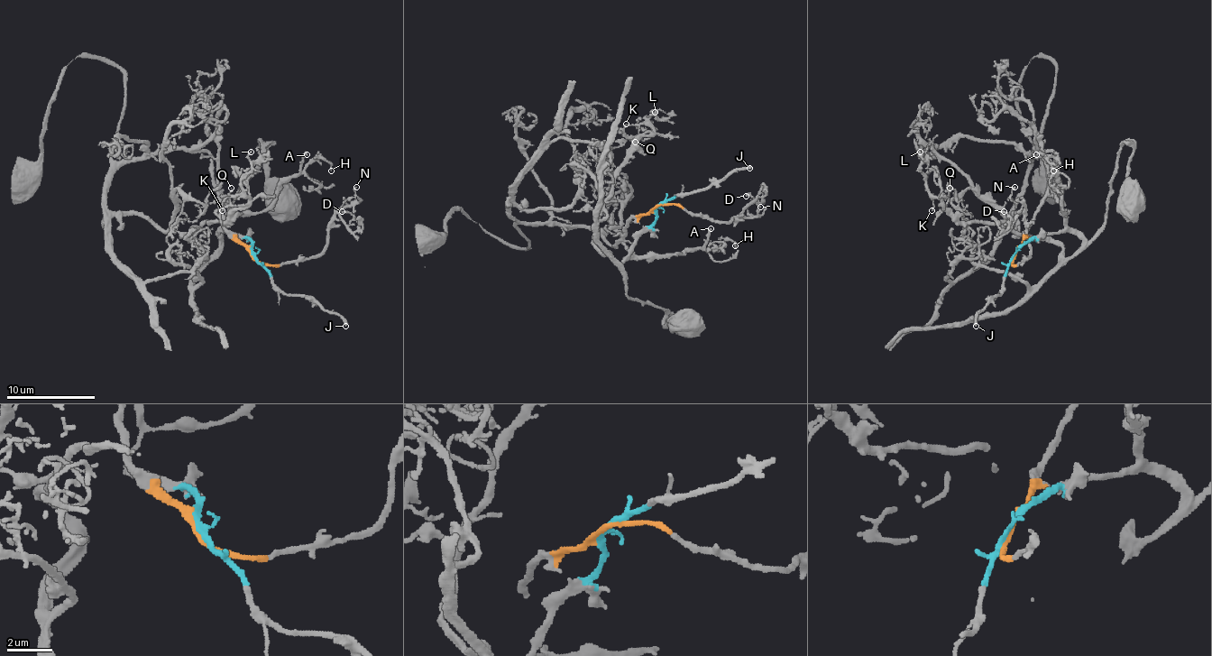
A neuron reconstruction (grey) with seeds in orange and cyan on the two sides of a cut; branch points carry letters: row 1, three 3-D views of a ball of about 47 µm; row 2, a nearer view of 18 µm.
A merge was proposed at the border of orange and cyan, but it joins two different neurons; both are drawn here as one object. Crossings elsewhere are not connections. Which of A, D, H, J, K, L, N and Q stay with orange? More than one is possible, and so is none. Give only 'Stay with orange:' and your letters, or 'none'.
Stay with orange: D, N

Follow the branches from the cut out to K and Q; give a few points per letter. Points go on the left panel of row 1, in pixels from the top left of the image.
K: (253, 255), (234, 233), (220, 231), (209, 257), (192, 242), (207, 222), (224, 222), (232, 198), (223, 211)
Q: (253, 255), (252, 244), (234, 233), (220, 231), (209, 257), (192, 242), (207, 222), (224, 222), (232, 189)

